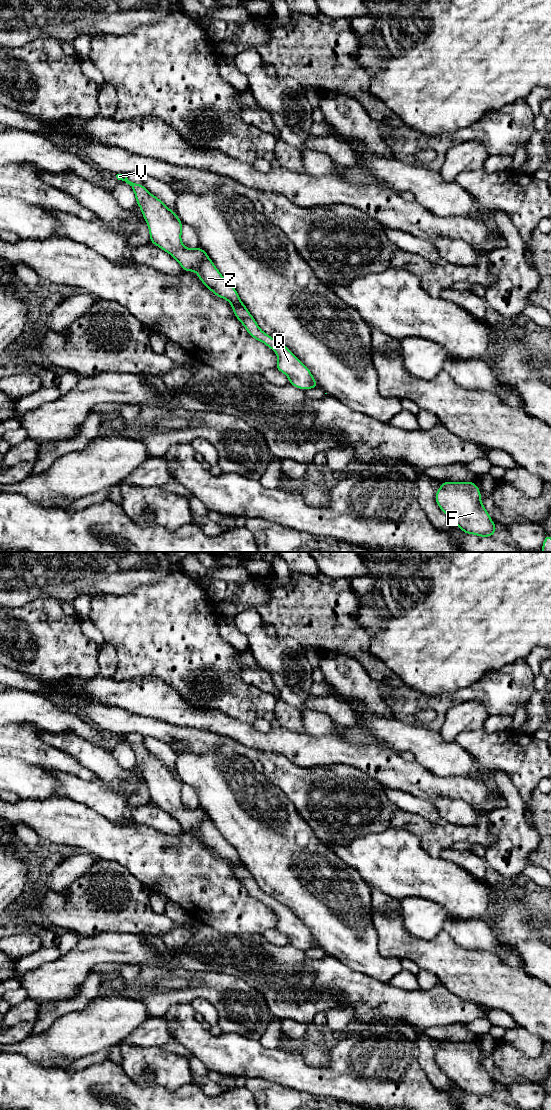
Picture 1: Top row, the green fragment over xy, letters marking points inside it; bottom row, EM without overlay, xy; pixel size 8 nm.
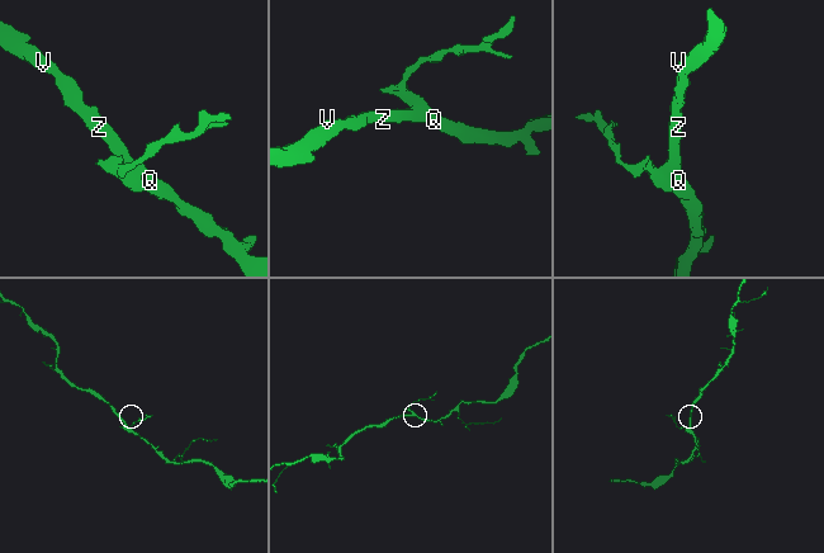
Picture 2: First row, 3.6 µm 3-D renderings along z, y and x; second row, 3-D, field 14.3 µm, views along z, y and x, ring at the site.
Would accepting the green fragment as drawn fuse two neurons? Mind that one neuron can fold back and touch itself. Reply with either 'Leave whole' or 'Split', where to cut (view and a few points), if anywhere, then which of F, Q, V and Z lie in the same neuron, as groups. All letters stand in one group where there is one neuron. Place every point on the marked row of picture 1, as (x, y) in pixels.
Leave whole. No split. Groups: F Q V Z

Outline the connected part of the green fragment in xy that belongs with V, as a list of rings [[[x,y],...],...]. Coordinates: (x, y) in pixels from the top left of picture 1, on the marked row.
[[[117,174],[116,177],[118,180],[125,181],[133,189],[136,196],[136,204],[140,206],[142,215],[149,228],[150,242],[175,258],[181,265],[182,270],[191,272],[196,270],[198,272],[198,278],[209,290],[211,290],[216,296],[230,302],[234,315],[246,328],[248,334],[275,351],[278,357],[278,363],[275,368],[288,376],[289,384],[302,390],[319,387],[318,383],[312,376],[311,371],[286,346],[267,335],[259,328],[255,319],[247,310],[246,306],[241,302],[235,288],[221,275],[207,253],[200,246],[195,249],[189,249],[183,246],[181,241],[182,222],[176,213],[171,211],[159,198],[149,193],[145,186],[129,181],[127,175]]]

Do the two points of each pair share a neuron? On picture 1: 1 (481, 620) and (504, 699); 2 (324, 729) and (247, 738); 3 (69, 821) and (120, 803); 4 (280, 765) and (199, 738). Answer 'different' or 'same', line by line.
1: different
2: different
3: different
4: same

